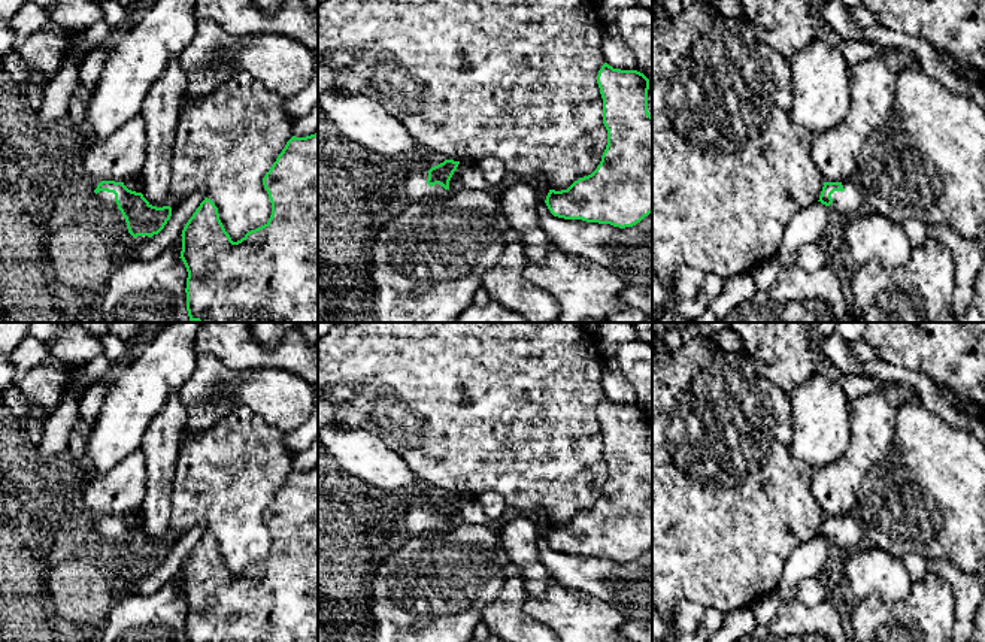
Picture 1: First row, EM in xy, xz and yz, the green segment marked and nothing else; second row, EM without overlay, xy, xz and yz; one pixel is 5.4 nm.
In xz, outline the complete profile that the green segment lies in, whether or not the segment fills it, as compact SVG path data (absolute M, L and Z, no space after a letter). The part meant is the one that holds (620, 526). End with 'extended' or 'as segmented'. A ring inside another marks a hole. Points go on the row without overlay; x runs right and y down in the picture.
M607 397L597 409L603 433L607 479L597 503L567 524L549 524L546 540L554 551L610 558L625 563L652 546L652 451L648 446L649 414L637 405L613 403Z; as segmented

